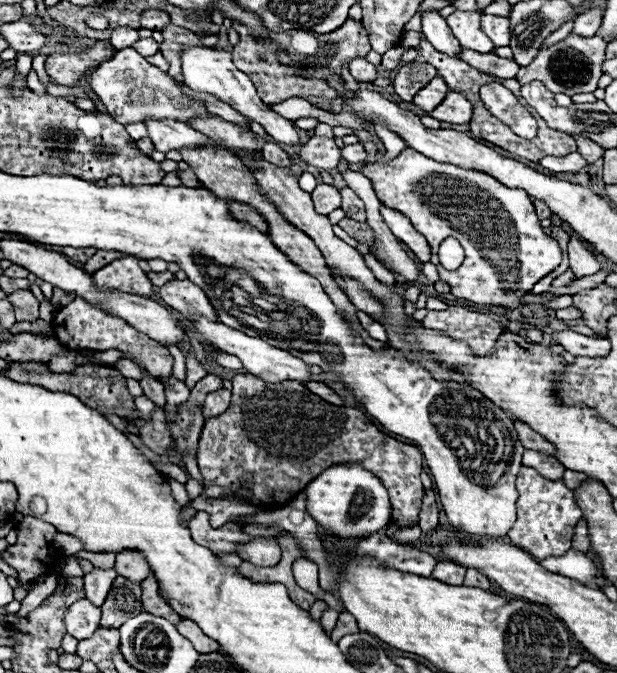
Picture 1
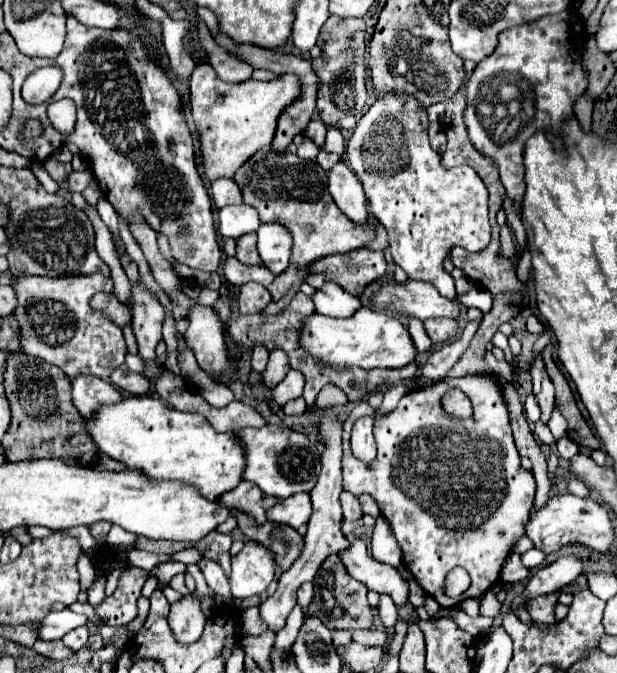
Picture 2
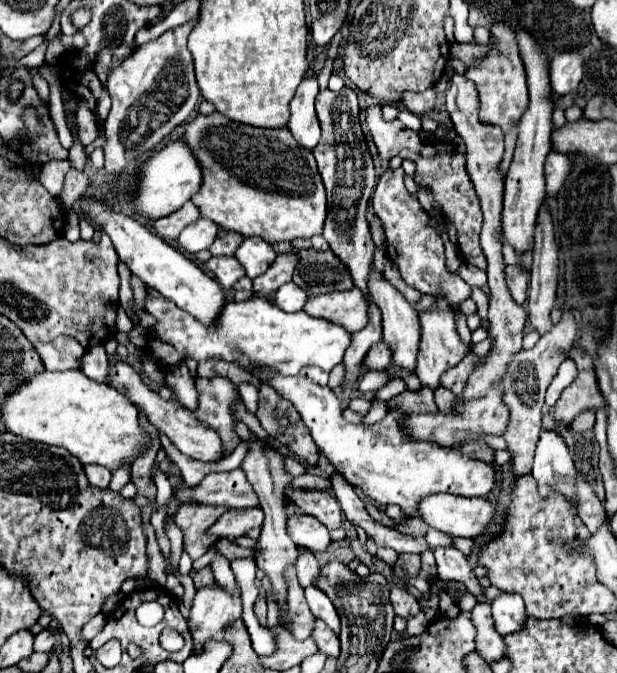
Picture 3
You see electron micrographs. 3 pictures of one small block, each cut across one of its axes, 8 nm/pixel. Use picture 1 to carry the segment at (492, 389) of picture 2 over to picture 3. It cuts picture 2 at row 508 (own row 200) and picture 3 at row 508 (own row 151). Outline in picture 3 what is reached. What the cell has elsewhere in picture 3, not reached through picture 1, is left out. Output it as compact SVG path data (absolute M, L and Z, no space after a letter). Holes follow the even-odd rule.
M298 374L262 376L262 380L272 382L278 394L294 404L316 446L326 454L334 468L338 468L350 484L358 486L362 494L376 504L398 504L408 516L416 516L416 504L426 494L448 492L458 496L486 496L494 486L496 472L490 464L472 460L448 446L408 440L398 424L402 412L392 410L374 426L346 424L346 420L342 420L342 404L328 386L322 388Z

